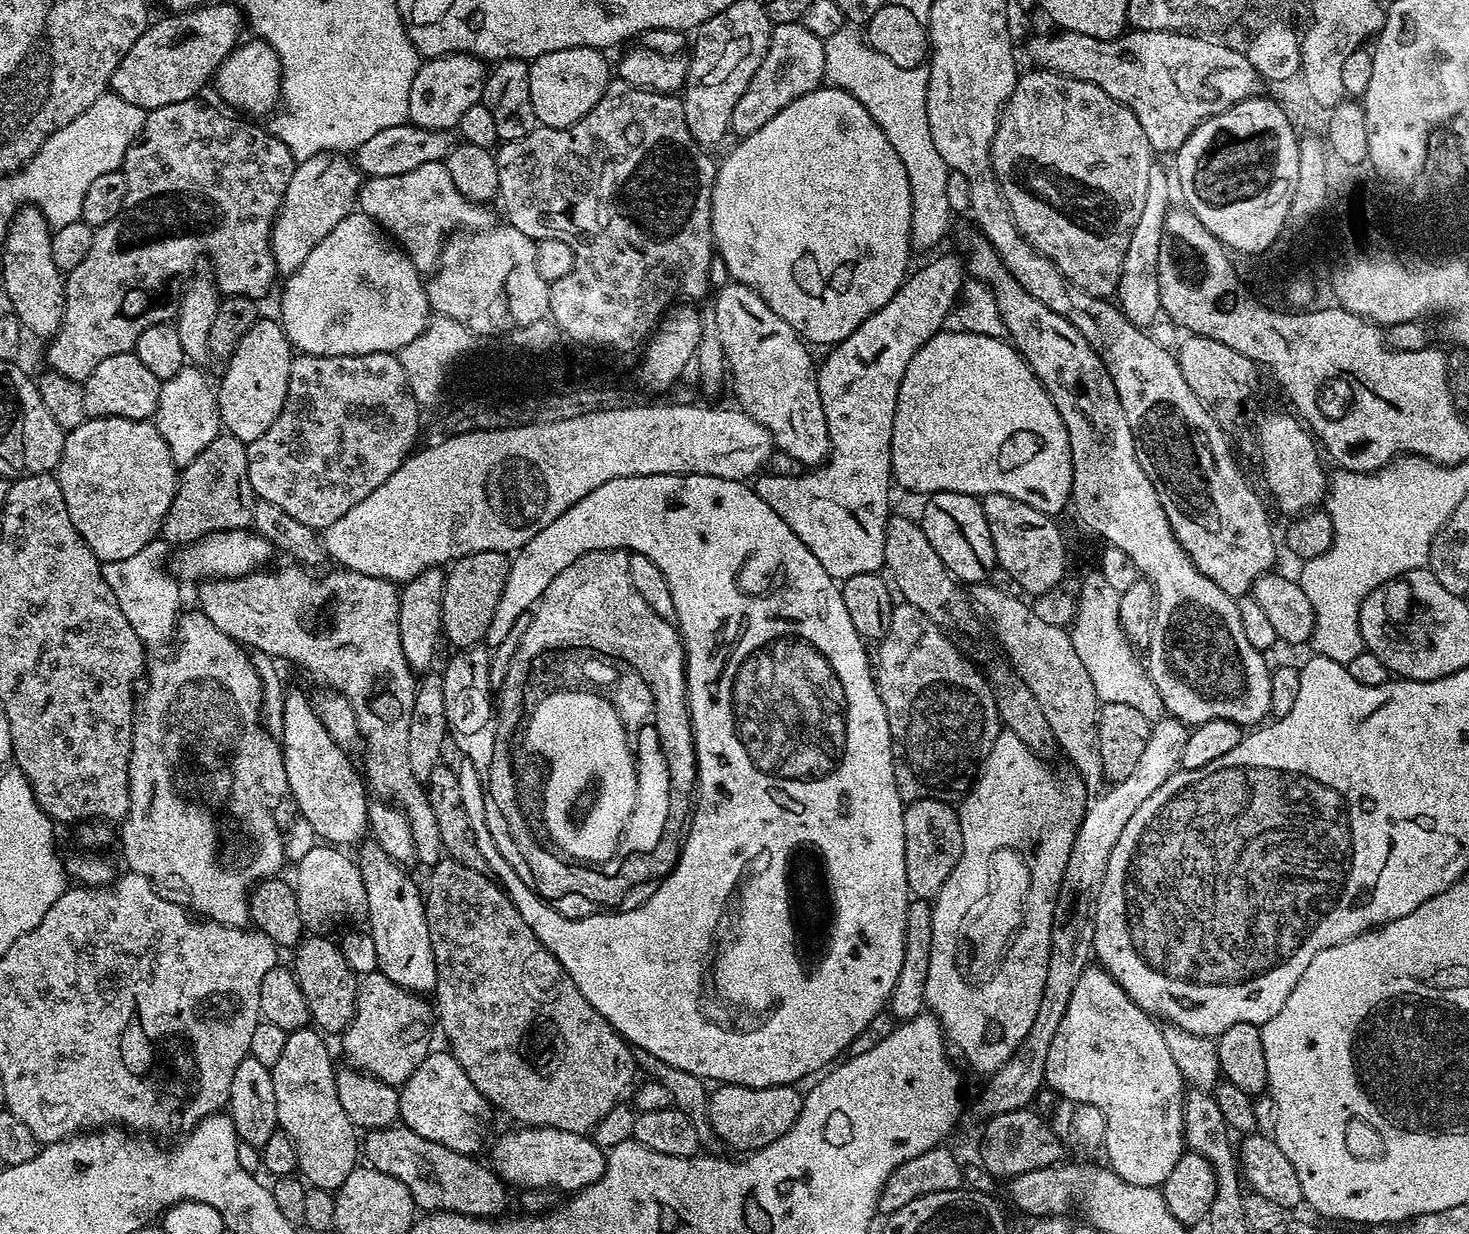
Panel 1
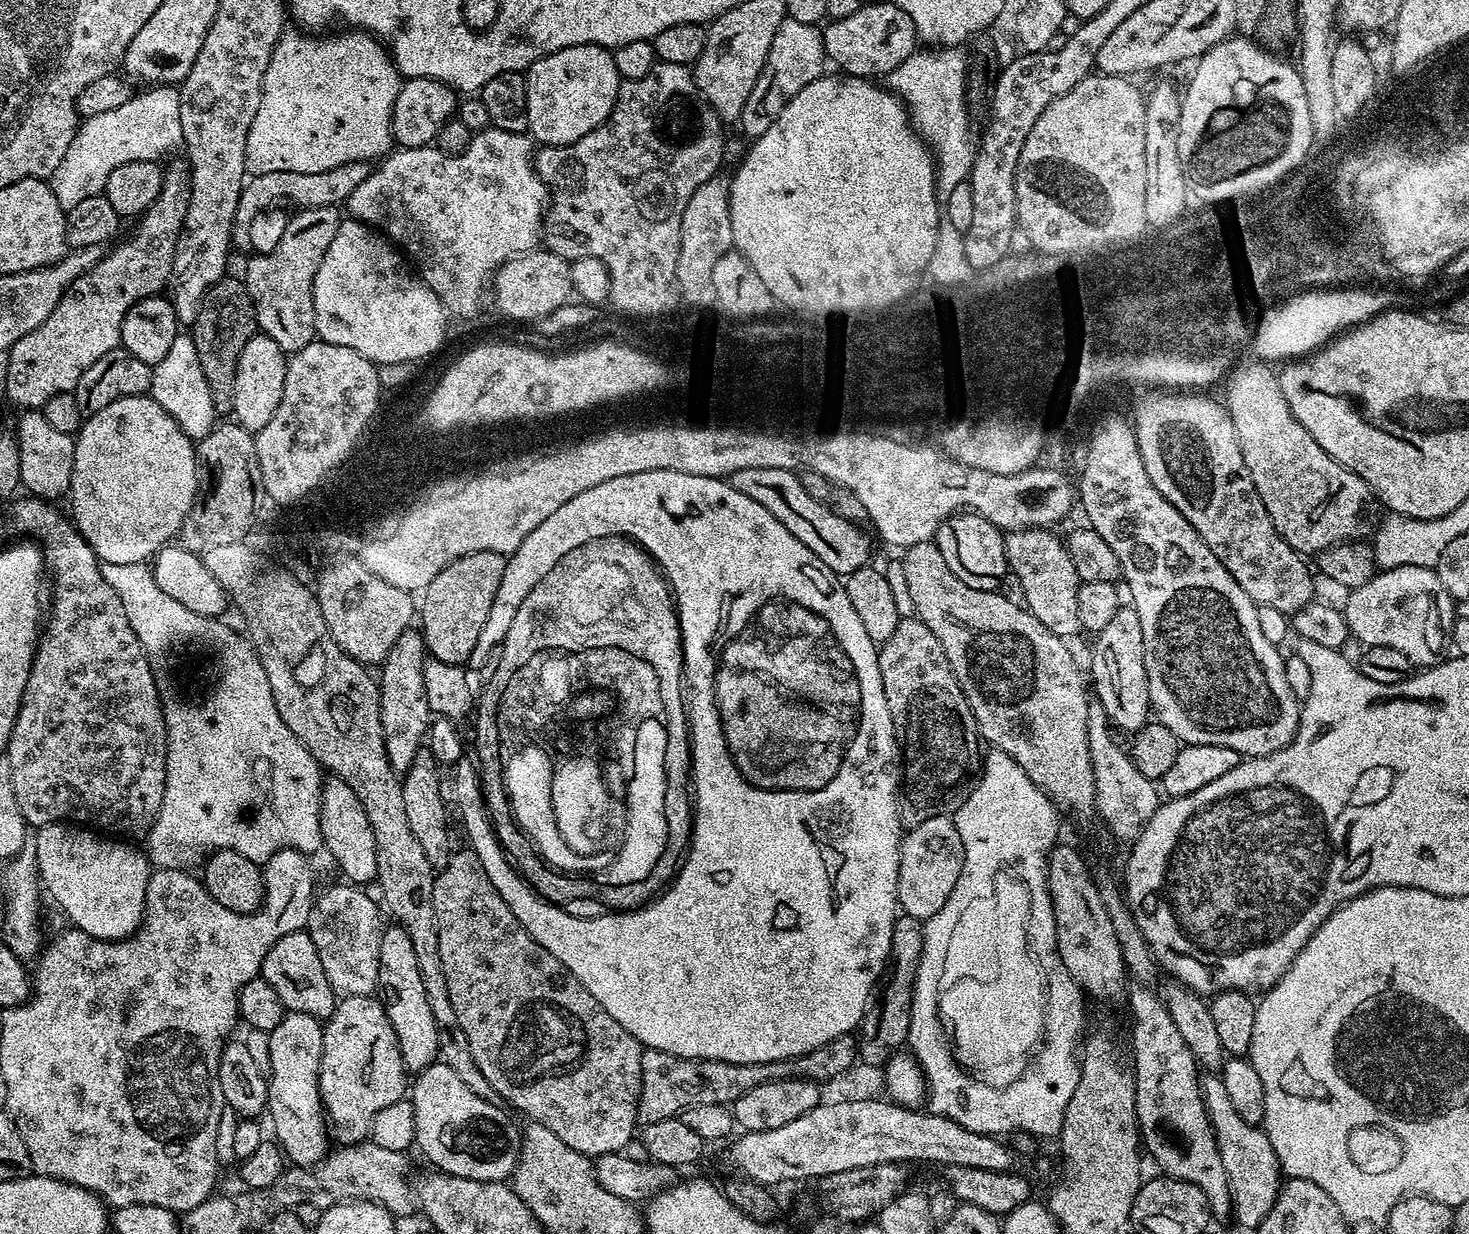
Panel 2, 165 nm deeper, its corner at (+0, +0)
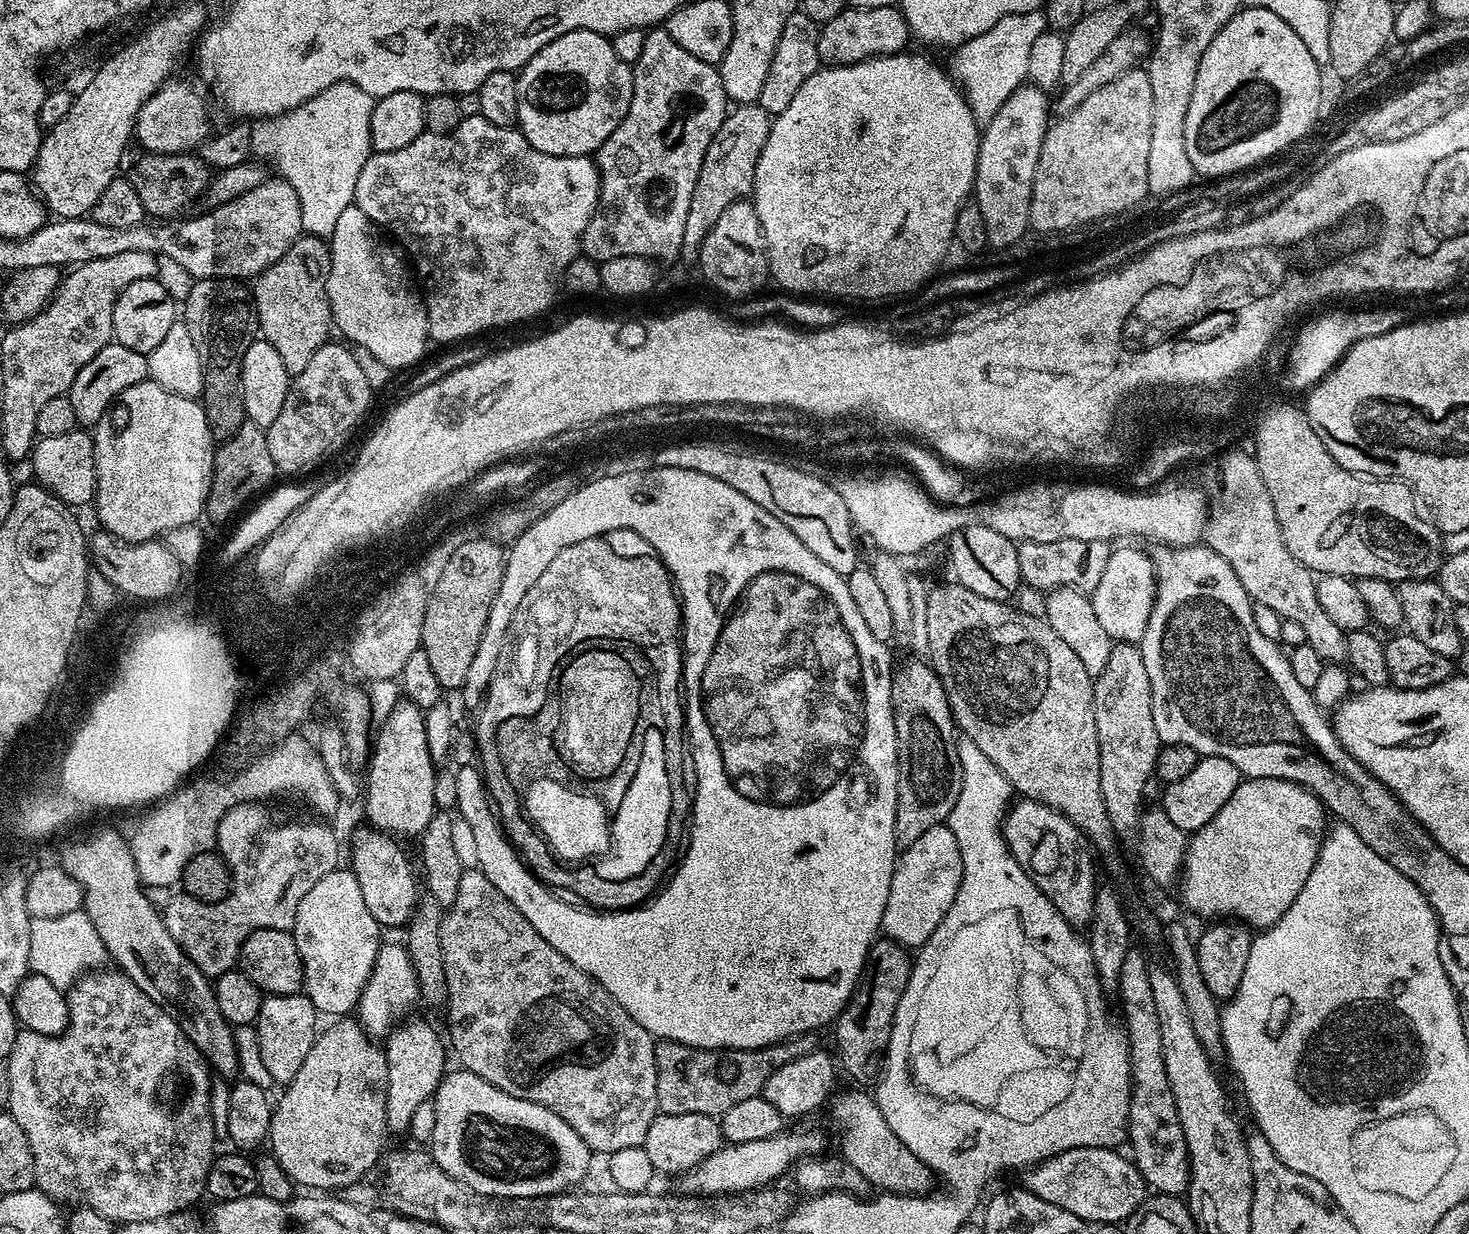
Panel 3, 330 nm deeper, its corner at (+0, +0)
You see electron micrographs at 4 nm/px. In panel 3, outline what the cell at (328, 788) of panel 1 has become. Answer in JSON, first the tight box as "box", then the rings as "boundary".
{"box":[352,826,418,929],"boundary":[[[363,826],[352,836],[352,873],[358,878],[358,886],[362,889],[362,899],[366,901],[371,916],[380,924],[381,929],[403,929],[416,912],[418,891],[418,872],[412,869],[408,856],[399,848],[393,837]]]}

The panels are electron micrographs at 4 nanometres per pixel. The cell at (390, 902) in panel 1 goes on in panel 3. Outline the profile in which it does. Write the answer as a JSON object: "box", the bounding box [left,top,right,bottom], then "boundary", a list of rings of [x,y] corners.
{"box":[386,1018,446,1134],"boundary":[[[411,1018],[405,1019],[403,1023],[399,1025],[392,1033],[389,1033],[386,1038],[386,1051],[388,1054],[388,1098],[386,1100],[386,1122],[388,1123],[389,1133],[396,1134],[396,1132],[401,1132],[401,1134],[407,1133],[408,1127],[410,1126],[410,1120],[414,1118],[414,1113],[418,1110],[418,1106],[422,1106],[422,1102],[427,1100],[432,1100],[436,1094],[436,1088],[440,1085],[441,1080],[444,1079],[446,1075],[446,1067],[444,1068],[444,1048],[446,1052],[446,1044],[441,1036],[431,1028],[424,1020],[411,1020]]]}

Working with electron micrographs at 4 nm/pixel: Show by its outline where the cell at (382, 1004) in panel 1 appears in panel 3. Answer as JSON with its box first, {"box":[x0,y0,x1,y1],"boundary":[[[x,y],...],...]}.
{"box":[270,1018,390,1190],"boundary":[[[340,1018],[317,1035],[306,1062],[291,1083],[284,1089],[284,1097],[277,1099],[272,1113],[270,1133],[271,1155],[286,1170],[293,1185],[304,1190],[343,1190],[371,1170],[386,1151],[384,1139],[390,1136],[386,1122],[388,1098],[388,1054],[364,1027],[352,1018]]]}

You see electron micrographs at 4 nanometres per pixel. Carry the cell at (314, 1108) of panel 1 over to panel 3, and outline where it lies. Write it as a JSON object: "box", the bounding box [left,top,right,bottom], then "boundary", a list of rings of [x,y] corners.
{"box":[255,994,318,1086],"boundary":[[[282,994],[281,996],[265,995],[258,1012],[255,1028],[258,1046],[261,1047],[262,1063],[269,1070],[271,1078],[280,1086],[287,1086],[306,1062],[310,1046],[314,1046],[318,1035],[316,1028],[318,1013],[306,994]]]}

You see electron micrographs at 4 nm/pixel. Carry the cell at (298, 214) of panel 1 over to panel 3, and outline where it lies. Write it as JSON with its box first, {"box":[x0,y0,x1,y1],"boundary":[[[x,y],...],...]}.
{"box":[251,234,334,377],"boundary":[[[302,234],[274,266],[255,277],[253,284],[256,285],[251,285],[259,335],[278,350],[289,377],[302,374],[315,352],[329,343],[328,331],[331,333],[334,328],[328,301],[331,261],[332,249],[327,239]]]}

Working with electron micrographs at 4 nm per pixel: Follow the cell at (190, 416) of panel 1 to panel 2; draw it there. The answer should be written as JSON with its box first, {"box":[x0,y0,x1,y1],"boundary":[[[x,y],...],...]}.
{"box":[150,334,218,442],"boundary":[[[177,334],[166,358],[154,365],[150,395],[158,402],[158,406],[162,406],[162,410],[166,410],[166,414],[170,414],[170,418],[174,418],[174,422],[178,422],[178,426],[193,442],[206,438],[206,434],[218,426],[214,398],[210,394],[210,386],[206,386],[206,374],[202,374],[198,350],[194,350],[191,335]]]}

